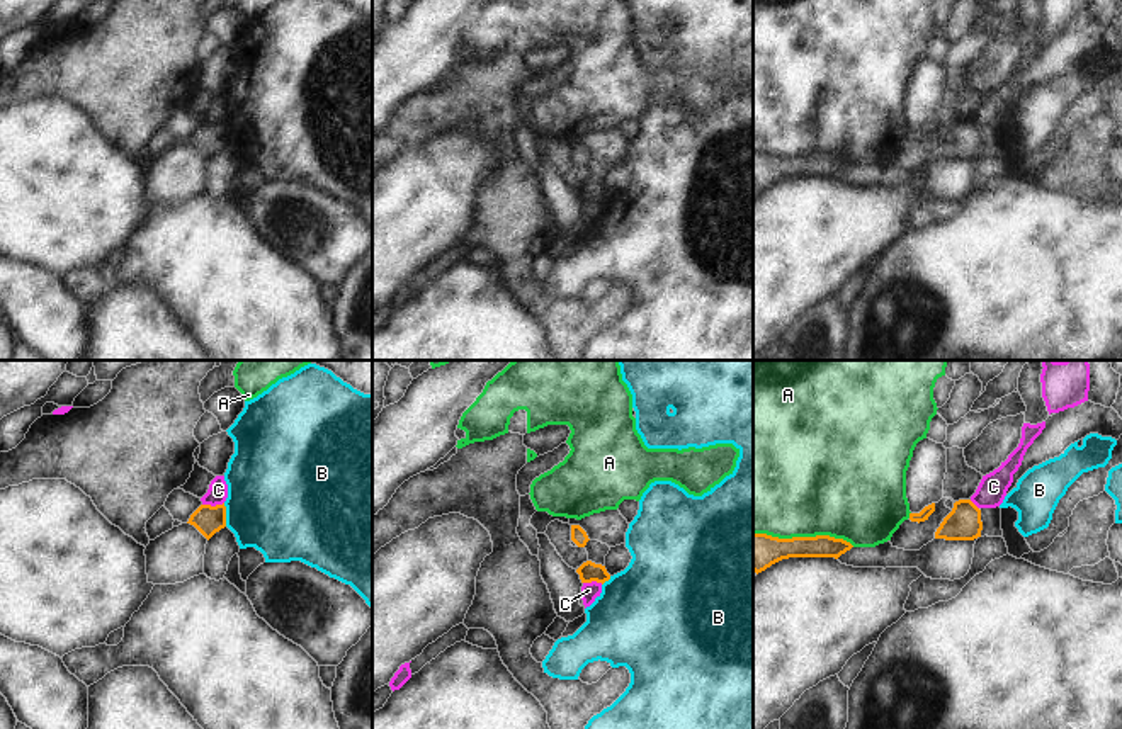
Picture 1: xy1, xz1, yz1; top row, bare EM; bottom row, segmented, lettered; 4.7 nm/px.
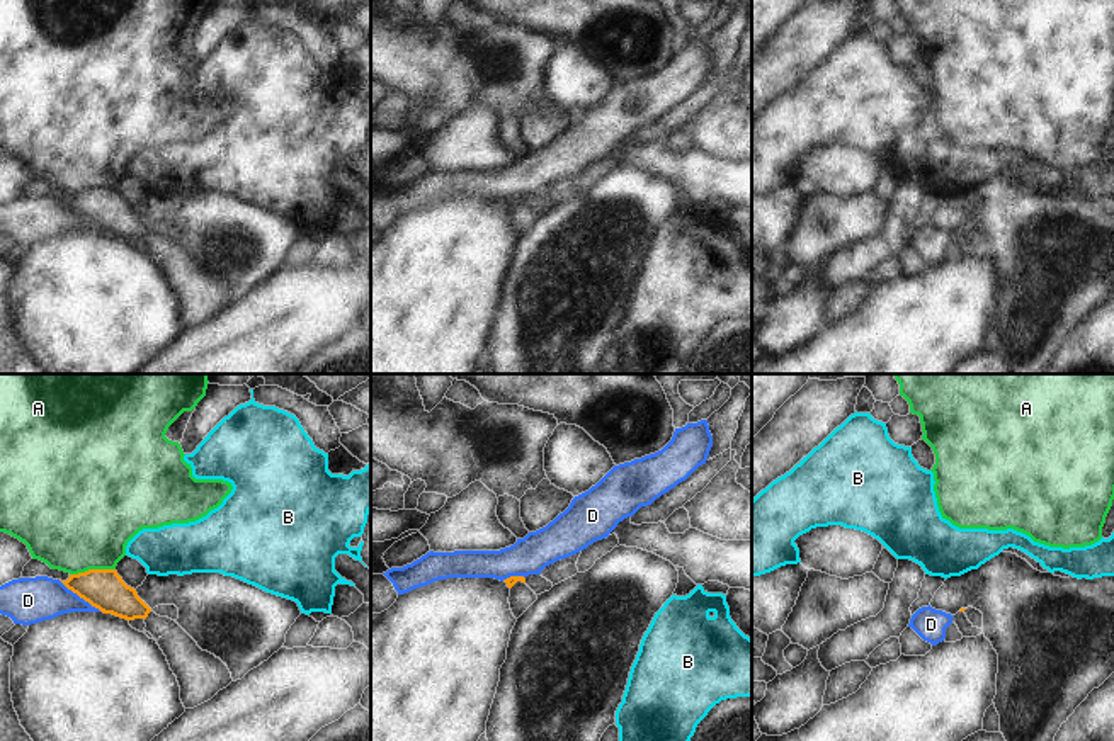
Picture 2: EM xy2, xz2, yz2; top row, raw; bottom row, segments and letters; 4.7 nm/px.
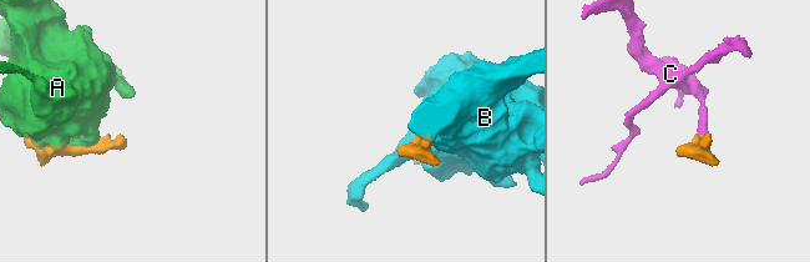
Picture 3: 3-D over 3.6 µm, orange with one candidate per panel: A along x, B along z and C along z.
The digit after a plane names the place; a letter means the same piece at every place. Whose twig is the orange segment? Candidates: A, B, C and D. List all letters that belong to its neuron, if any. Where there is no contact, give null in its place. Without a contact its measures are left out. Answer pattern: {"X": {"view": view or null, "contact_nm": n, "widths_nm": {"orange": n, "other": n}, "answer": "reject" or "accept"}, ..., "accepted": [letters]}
{"A": {"view": "yz1", "contact_nm": 480, "widths_nm": {"orange": 180, "other": 500}, "answer": "reject"}, "B": {"view": "xy1", "contact_nm": 110, "widths_nm": {"orange": 140, "other": 460}, "answer": "reject"}, "C": {"view": "xy1", "contact_nm": 110, "widths_nm": {"orange": 140, "other": 100}, "answer": "reject"}, "D": {"view": "xy2", "contact_nm": 260, "widths_nm": {"orange": 190, "other": 220}, "answer": "reject"}, "accepted": []}

